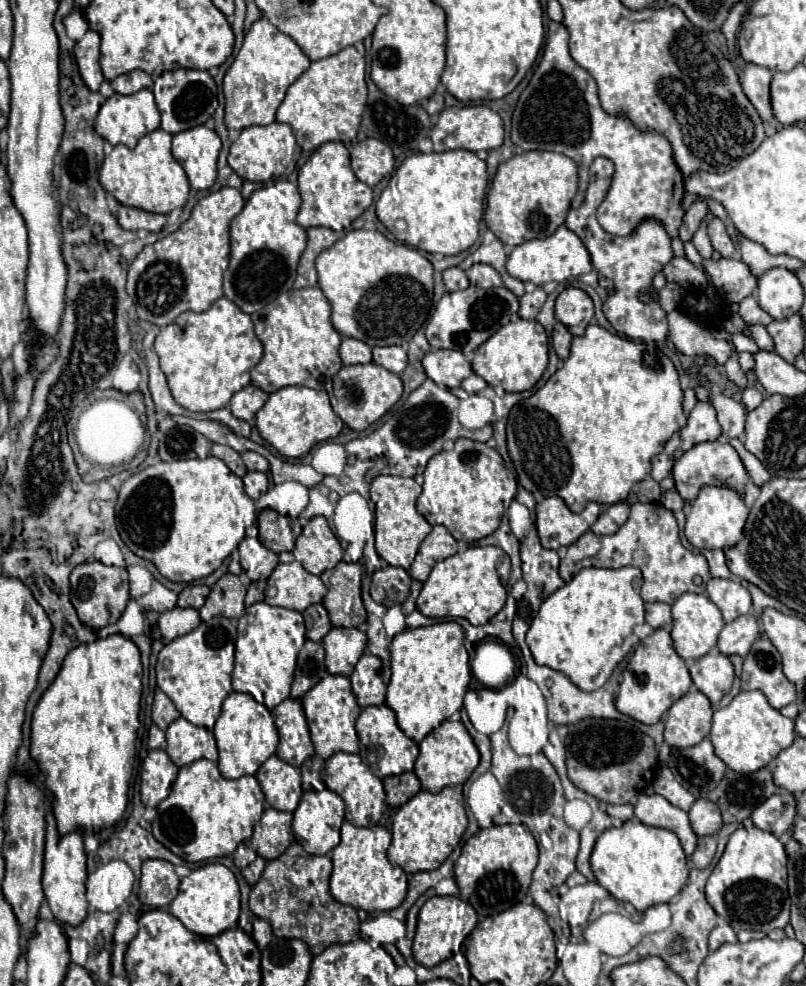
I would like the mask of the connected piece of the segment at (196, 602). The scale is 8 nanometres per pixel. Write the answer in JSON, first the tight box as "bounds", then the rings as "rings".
{"bounds":[178,584,210,610],"rings":[[[188,584],[178,594],[178,606],[180,608],[194,608],[194,610],[198,610],[204,604],[208,592],[210,592],[210,588],[206,584]]]}

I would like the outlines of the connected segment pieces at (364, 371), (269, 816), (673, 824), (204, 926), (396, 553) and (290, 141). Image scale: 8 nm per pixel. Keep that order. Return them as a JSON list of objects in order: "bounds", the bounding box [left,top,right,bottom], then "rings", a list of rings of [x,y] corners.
[{"bounds":[334,362,402,432],"rings":[[[370,362],[356,366],[342,366],[342,370],[334,376],[334,412],[344,420],[344,424],[356,432],[366,430],[380,416],[384,416],[402,396],[402,380],[390,370]]]},{"bounds":[252,808,292,860],"rings":[[[266,808],[258,824],[254,826],[252,848],[264,860],[278,858],[290,846],[292,834],[292,814]]]},{"bounds":[634,794,696,856],"rings":[[[640,794],[638,802],[634,804],[634,816],[648,826],[658,826],[658,828],[672,830],[678,836],[686,856],[690,856],[694,852],[696,834],[690,828],[688,814],[682,808],[670,804],[664,796]]]},{"bounds":[170,864,240,936],"rings":[[[206,864],[182,878],[180,892],[170,904],[170,912],[198,936],[218,936],[224,930],[236,928],[240,914],[240,890],[234,874],[224,864]]]},{"bounds":[370,476,432,570],"rings":[[[376,476],[370,486],[370,498],[376,504],[376,520],[374,520],[374,534],[376,534],[376,550],[380,558],[384,558],[390,566],[400,566],[404,570],[410,568],[420,542],[432,530],[422,514],[416,510],[416,500],[422,488],[416,484],[414,478],[402,476]]]},{"bounds":[228,122,300,182],"rings":[[[272,122],[268,126],[244,128],[236,142],[230,146],[228,164],[242,178],[250,182],[270,182],[274,178],[288,176],[300,158],[300,148],[292,134],[292,128],[282,122]]]}]

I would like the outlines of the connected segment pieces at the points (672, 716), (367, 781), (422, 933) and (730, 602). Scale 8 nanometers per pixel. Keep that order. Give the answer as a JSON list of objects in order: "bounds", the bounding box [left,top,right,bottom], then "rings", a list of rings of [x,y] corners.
[{"bounds":[664,690,712,748],"rings":[[[690,690],[676,700],[664,716],[664,740],[676,748],[688,748],[708,736],[712,726],[712,704],[698,692]]]},{"bounds":[324,752,386,828],"rings":[[[338,752],[330,756],[324,768],[324,784],[328,786],[328,790],[342,796],[342,800],[346,802],[346,820],[354,826],[364,826],[364,828],[376,826],[386,812],[386,794],[382,782],[372,774],[372,770],[360,760],[358,754]]]},{"bounds":[414,896,478,966],"rings":[[[432,896],[420,908],[418,928],[414,936],[414,960],[422,966],[436,966],[461,951],[465,938],[474,930],[478,916],[470,904],[462,902],[458,896]]]},{"bounds":[706,578,752,622],"rings":[[[712,578],[706,584],[706,594],[720,608],[726,622],[732,622],[742,614],[748,614],[752,608],[750,592],[740,582],[728,578]]]}]

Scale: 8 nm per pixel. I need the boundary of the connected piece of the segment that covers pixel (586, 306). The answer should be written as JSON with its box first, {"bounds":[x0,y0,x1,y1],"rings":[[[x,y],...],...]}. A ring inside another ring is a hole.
{"bounds":[556,286,594,336],"rings":[[[568,286],[556,298],[556,318],[570,330],[572,336],[582,336],[594,318],[592,298],[584,290]]]}

